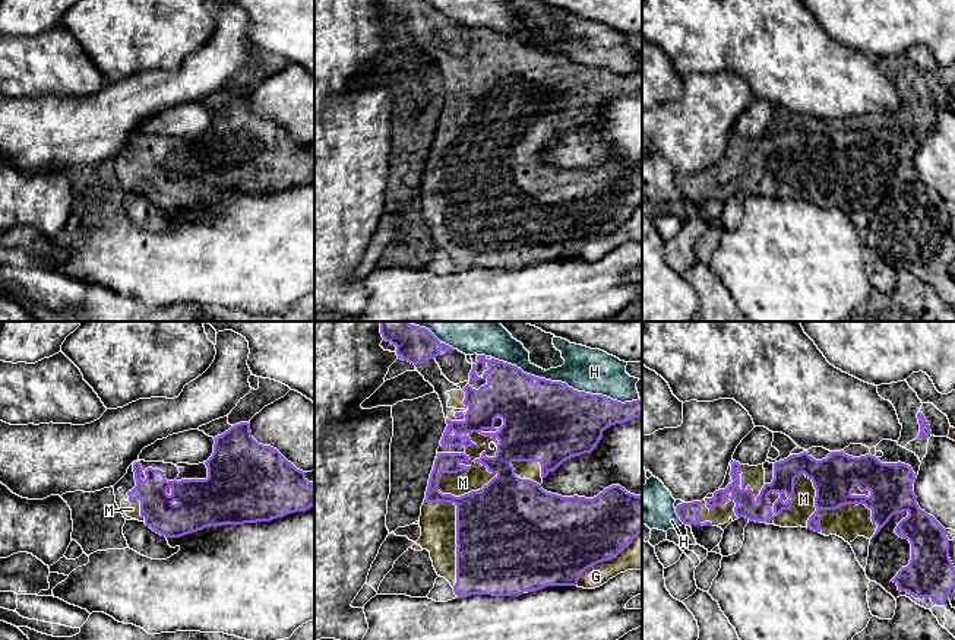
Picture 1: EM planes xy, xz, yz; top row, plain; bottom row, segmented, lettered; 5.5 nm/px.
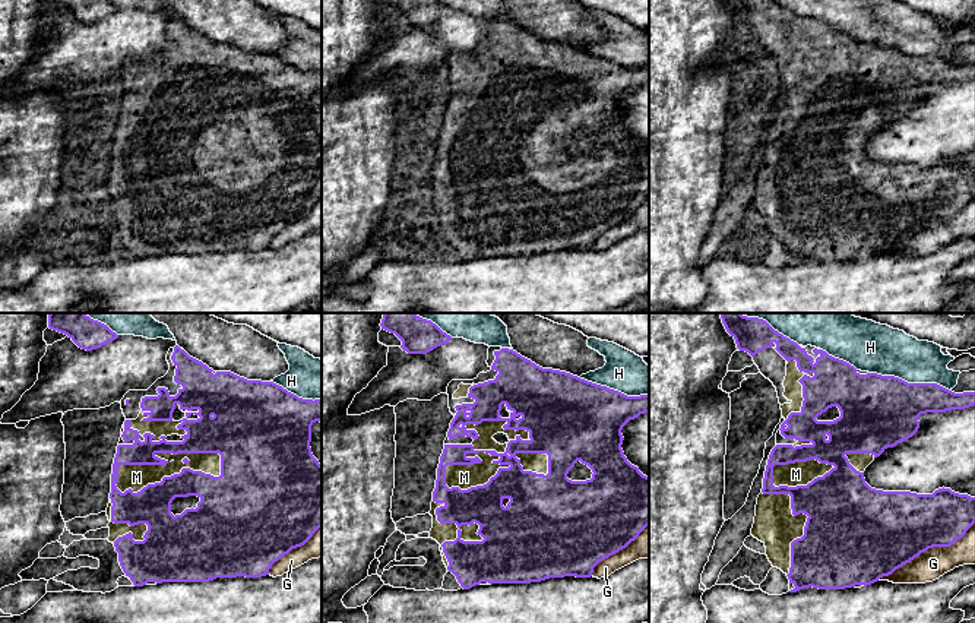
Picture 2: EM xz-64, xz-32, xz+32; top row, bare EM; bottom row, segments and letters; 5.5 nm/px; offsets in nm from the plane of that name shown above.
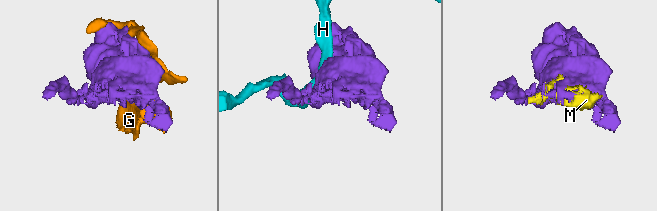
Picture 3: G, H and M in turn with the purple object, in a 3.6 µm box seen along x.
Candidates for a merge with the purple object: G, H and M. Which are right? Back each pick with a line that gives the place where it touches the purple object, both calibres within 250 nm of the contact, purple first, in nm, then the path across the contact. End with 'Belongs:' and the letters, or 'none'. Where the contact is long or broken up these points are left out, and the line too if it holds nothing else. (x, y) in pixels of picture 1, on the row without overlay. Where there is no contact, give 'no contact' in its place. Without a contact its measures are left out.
M: contact xz (476, 132); calibres 220 and 130 nm
Belongs: M

